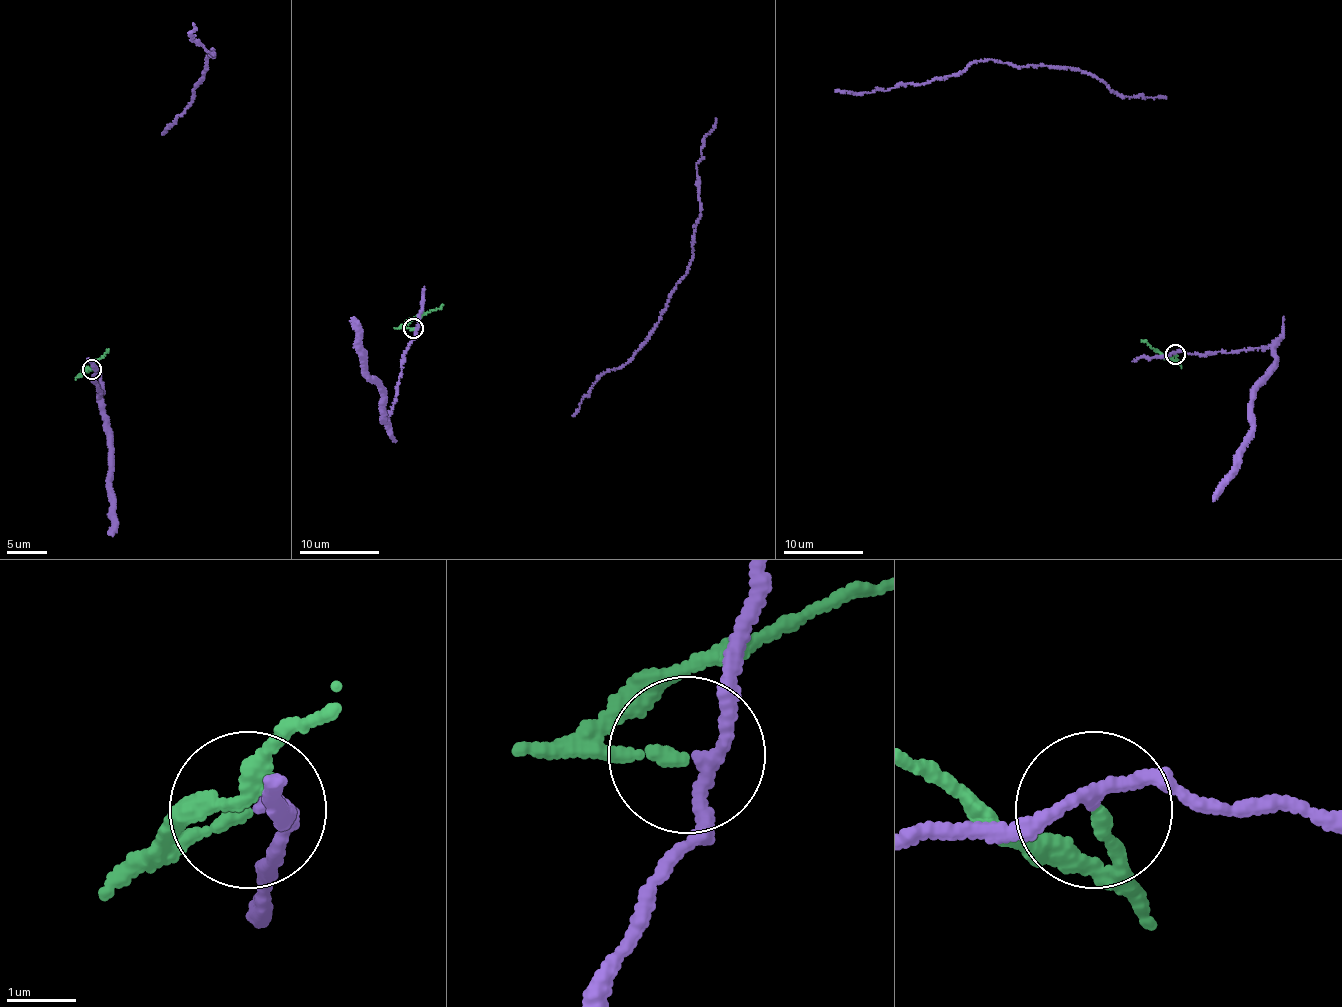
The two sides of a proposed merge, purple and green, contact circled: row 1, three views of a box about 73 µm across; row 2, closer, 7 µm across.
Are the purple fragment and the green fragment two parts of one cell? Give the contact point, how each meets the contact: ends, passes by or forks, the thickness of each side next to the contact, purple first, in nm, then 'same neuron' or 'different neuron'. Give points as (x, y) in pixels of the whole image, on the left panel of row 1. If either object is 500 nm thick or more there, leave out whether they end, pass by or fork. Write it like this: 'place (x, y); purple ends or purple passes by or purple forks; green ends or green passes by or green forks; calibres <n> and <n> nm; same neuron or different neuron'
place (92, 369); purple passes by; green ends; calibres 160 and 170 nm; different neuron

